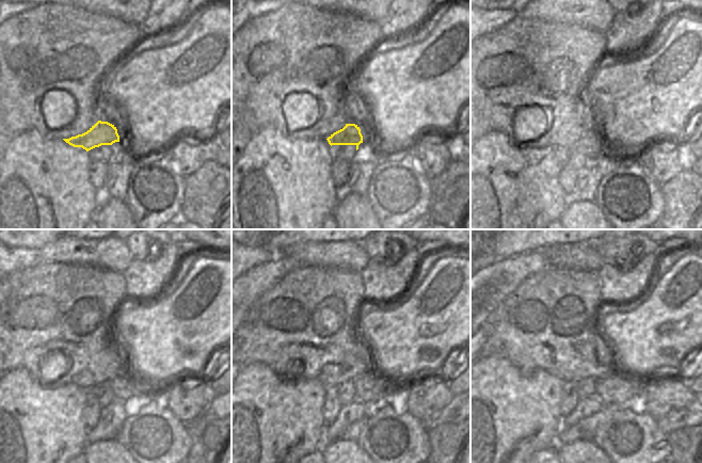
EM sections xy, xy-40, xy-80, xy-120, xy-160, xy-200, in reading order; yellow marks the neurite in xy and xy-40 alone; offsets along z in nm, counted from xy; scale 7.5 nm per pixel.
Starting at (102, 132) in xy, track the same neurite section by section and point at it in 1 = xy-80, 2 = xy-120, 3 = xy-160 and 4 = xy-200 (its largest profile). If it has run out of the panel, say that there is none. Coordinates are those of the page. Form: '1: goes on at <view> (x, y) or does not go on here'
1: goes on at xy-80 (589, 144)
2: goes on at xy-120 (124, 387)
3: goes on at xy-160 (369, 387)
4: goes on at xy-200 (617, 388)

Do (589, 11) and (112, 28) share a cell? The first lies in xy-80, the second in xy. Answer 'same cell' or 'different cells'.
different cells

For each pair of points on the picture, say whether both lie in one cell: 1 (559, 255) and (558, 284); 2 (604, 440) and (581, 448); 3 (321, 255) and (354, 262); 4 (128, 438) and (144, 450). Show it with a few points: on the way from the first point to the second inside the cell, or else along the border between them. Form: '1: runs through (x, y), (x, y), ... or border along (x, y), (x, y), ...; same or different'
1: border along (553, 266), (584, 271); different
2: border along (592, 442), (604, 451); different
3: runs through (330, 255), (346, 255); same
4: runs through (132, 438), (140, 446); same

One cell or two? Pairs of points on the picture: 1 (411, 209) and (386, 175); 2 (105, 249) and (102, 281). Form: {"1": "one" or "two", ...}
{"1": "one", "2": "two"}

